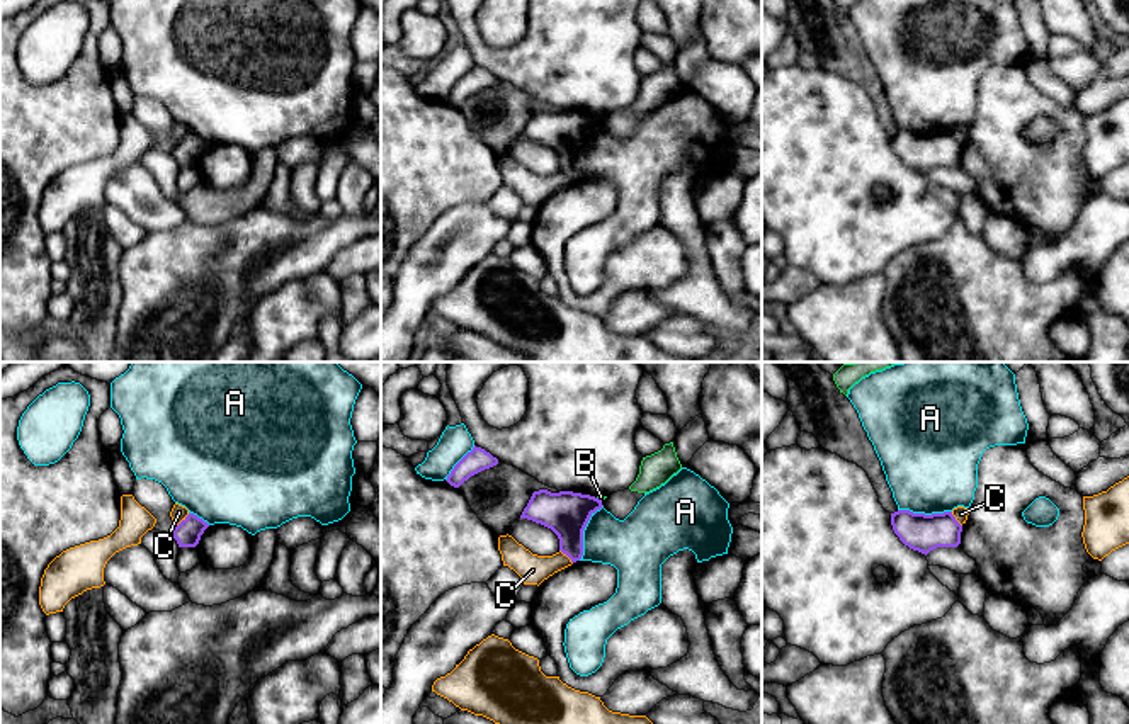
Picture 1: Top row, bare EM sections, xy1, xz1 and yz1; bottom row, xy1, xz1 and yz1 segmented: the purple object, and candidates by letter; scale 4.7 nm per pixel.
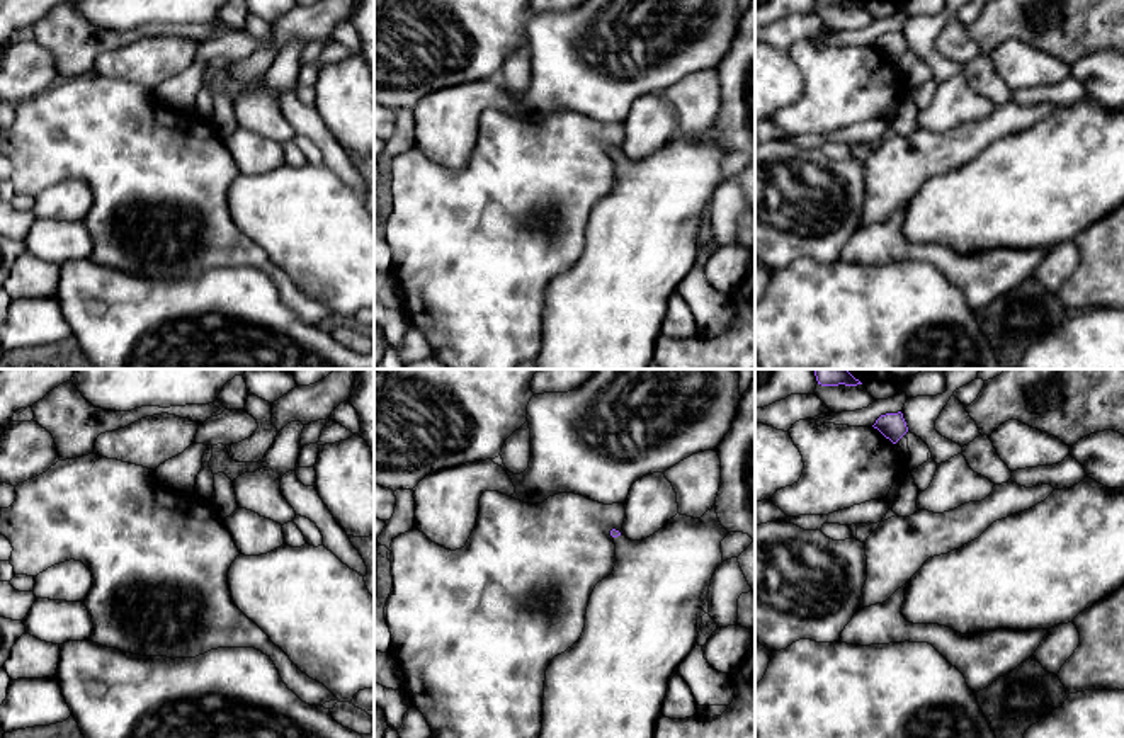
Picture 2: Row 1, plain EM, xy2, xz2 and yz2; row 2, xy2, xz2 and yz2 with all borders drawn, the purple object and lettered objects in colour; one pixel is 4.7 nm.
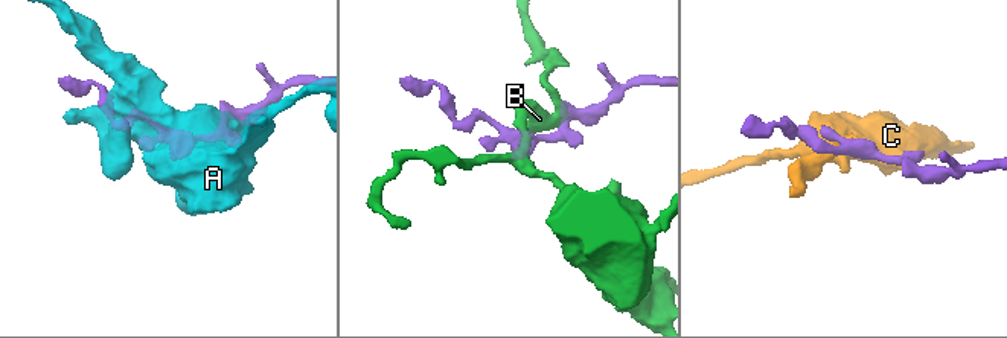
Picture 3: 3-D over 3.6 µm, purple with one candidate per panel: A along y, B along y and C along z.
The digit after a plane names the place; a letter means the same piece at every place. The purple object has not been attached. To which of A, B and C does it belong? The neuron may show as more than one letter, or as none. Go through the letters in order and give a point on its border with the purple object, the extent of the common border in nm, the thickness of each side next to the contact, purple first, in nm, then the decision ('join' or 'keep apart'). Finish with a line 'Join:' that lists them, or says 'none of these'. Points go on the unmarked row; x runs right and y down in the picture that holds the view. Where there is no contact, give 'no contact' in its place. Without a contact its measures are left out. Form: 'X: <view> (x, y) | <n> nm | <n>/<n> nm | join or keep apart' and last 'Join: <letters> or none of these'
A: xz1 (582, 152) | 280 nm | 220/280 nm | keep apart
B: xz1 (597, 118) | 30 nm | 220/30 nm | keep apart
C: xy1 (181, 141) | 110 nm | 130/70 nm | keep apart
Join: none of these

